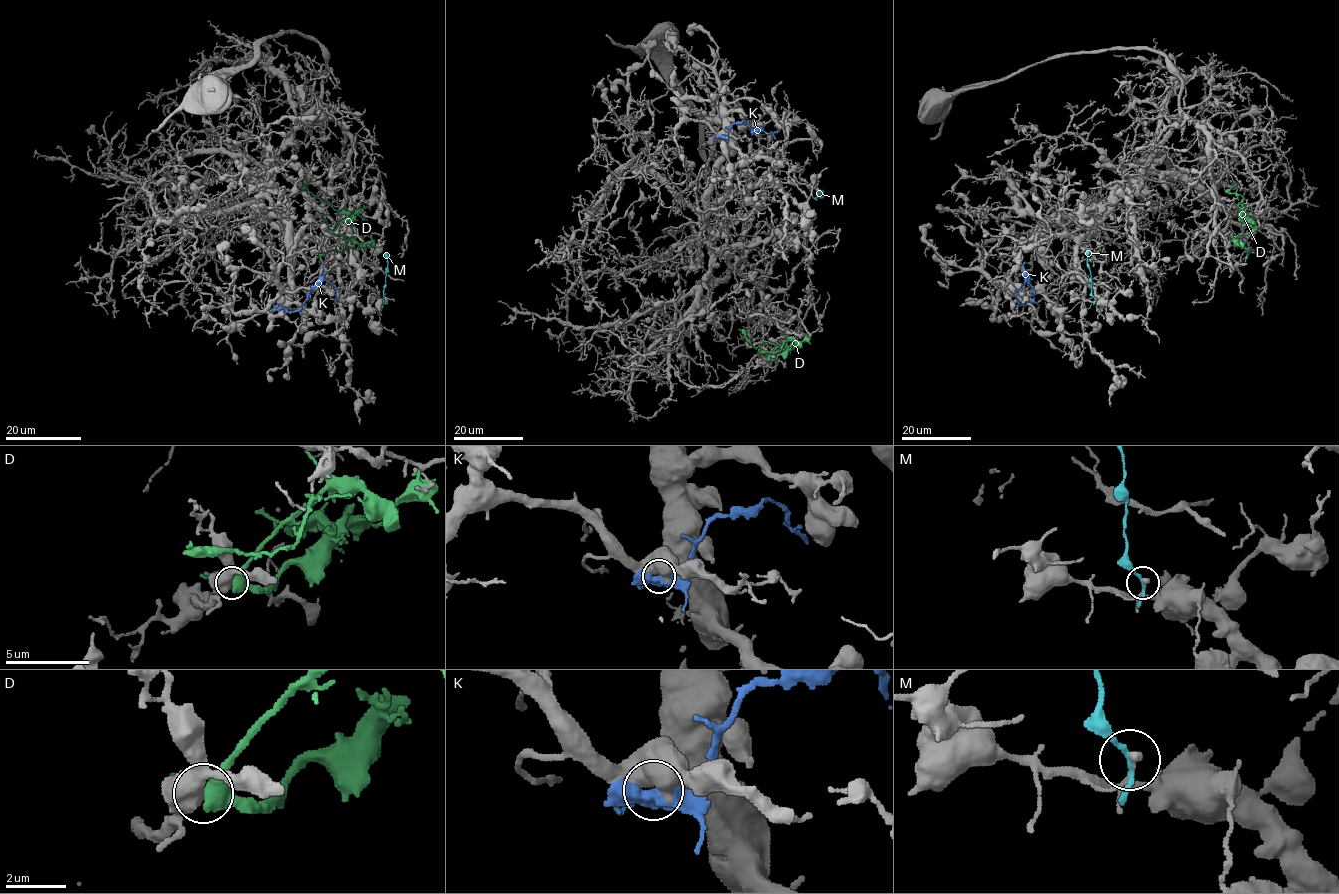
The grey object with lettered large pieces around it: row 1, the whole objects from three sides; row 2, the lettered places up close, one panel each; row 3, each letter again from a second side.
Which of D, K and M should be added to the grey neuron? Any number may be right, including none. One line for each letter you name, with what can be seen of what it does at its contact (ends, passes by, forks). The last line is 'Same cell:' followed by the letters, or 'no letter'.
Same cell: no letter

